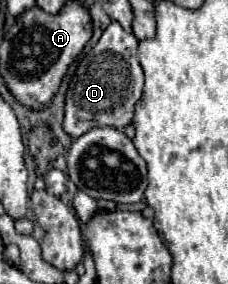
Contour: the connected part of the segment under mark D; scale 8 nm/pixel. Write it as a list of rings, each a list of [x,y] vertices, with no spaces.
[[[111,21],[91,49],[91,55],[81,61],[65,95],[63,131],[71,139],[79,139],[93,127],[113,127],[123,131],[123,127],[131,123],[135,105],[143,95],[143,71],[137,59],[137,45],[139,41],[133,33],[127,33],[117,21]]]

